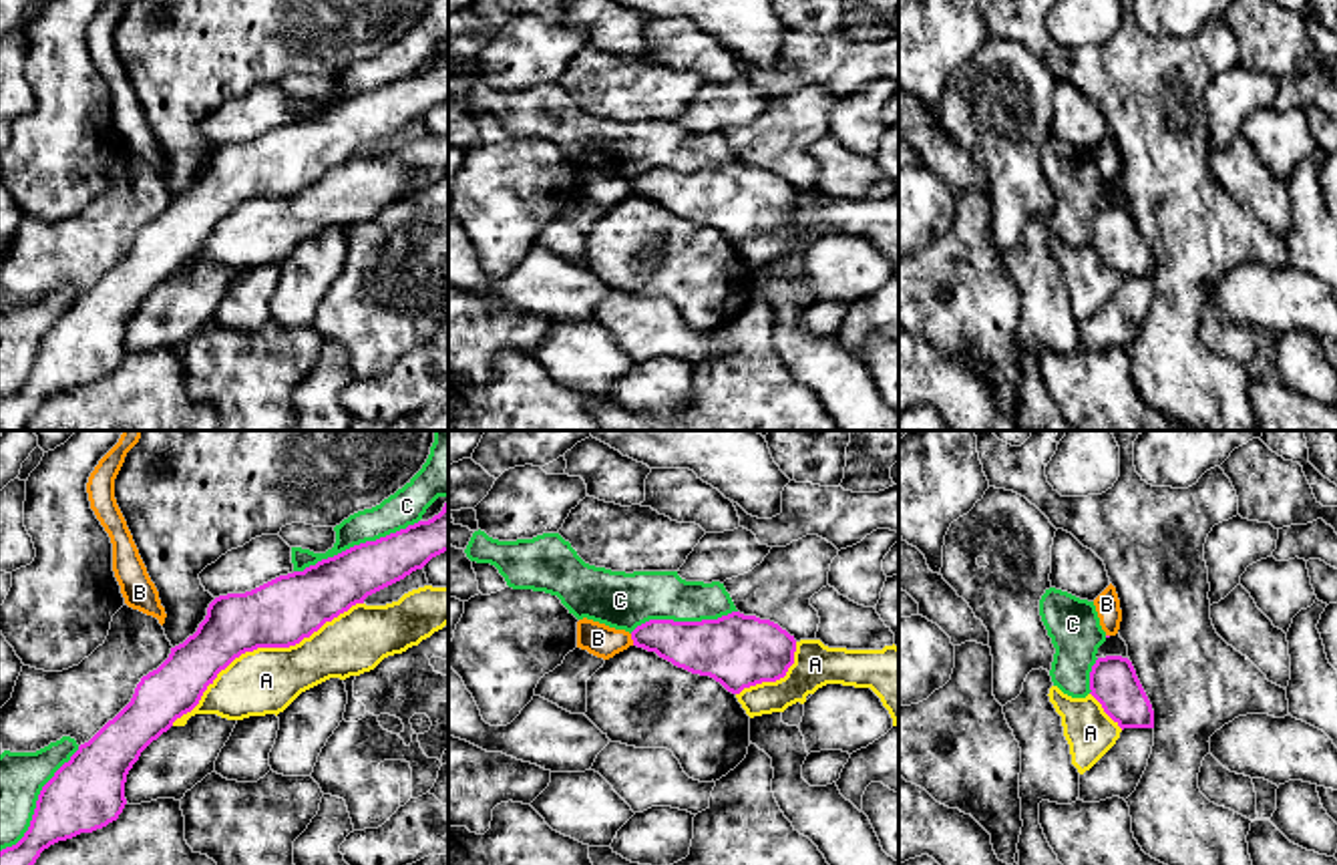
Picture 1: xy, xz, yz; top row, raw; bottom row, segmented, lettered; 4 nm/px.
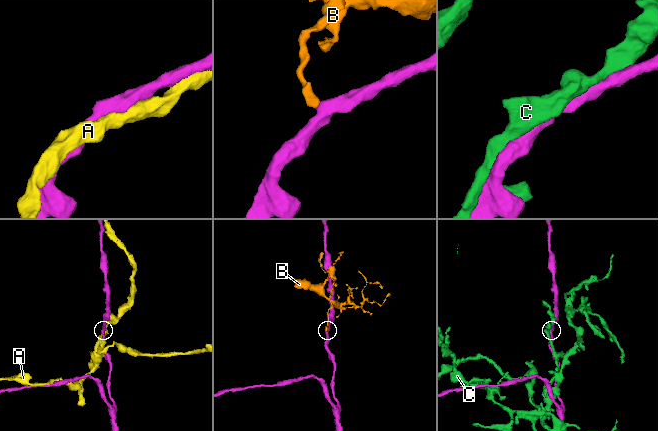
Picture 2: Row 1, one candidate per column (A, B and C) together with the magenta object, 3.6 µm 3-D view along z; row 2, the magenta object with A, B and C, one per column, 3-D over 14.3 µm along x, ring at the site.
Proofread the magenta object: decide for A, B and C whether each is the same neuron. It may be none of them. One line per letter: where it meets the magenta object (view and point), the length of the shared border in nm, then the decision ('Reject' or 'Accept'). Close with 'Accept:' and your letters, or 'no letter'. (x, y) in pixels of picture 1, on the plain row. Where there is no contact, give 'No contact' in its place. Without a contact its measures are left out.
A: Touches magenta at xy (262, 196). Shared border 900 nm. Reject
B: Touches magenta at xz (632, 188). Shared border 50 nm. Reject
C: Touches magenta at xy (356, 95). Shared border 550 nm. Reject
Accept: no letter

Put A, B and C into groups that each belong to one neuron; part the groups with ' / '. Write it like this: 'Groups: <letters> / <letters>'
Groups: A / B / C

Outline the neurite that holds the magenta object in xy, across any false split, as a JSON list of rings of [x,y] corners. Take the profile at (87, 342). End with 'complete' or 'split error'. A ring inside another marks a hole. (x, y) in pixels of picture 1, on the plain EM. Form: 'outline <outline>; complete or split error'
outline [[[448,50],[428,70],[418,70],[380,86],[354,95],[334,107],[322,109],[304,121],[279,125],[251,141],[215,147],[197,181],[171,197],[169,207],[141,227],[131,251],[109,270],[88,292],[64,312],[42,336],[24,386],[0,400],[0,430],[24,430],[40,402],[58,390],[92,382],[117,370],[123,362],[125,332],[141,302],[167,282],[177,268],[191,262],[209,233],[235,207],[257,197],[290,197],[310,187],[326,171],[448,101]]]; complete

